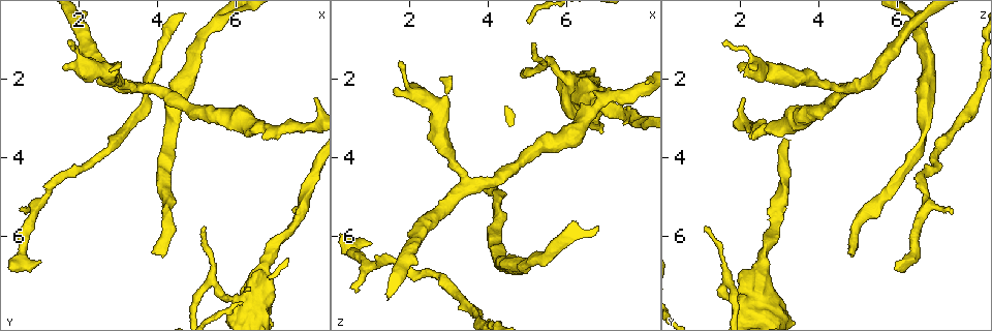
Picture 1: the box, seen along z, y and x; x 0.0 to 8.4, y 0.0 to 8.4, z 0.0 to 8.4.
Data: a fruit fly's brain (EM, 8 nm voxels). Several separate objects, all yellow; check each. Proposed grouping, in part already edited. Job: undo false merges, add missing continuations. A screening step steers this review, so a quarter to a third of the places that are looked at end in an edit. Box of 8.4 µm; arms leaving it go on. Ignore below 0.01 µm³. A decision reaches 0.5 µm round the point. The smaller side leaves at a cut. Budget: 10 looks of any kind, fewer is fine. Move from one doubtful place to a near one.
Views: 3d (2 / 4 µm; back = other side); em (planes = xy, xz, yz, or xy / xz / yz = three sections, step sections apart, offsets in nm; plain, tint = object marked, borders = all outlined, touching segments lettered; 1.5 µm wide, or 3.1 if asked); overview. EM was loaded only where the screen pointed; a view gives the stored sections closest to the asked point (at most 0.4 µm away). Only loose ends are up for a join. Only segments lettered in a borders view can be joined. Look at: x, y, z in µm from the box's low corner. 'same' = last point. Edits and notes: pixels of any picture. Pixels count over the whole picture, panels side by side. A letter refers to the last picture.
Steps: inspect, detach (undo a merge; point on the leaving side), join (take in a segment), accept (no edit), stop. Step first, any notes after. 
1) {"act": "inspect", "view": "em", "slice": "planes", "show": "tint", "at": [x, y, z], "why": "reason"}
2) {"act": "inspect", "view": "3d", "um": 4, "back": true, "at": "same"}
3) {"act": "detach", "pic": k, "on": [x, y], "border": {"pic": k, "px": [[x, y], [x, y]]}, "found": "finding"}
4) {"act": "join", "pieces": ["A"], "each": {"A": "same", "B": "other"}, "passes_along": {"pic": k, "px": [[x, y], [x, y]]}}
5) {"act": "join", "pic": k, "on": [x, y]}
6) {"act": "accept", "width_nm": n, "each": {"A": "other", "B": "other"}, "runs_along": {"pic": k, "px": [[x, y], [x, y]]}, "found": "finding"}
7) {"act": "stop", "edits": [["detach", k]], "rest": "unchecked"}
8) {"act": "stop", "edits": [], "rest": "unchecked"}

{"act": "inspect", "view": "em", "slice": "xy", "step": 8, "show": "tint", "at": [1.00, 6.60, 6.15], "why": "branch stops here"}

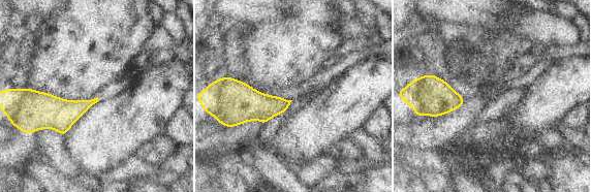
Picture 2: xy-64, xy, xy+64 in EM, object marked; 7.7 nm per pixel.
{"act": "inspect", "view": "em", "slice": "xz", "step": 4, "show": "borders", "at": "same"}

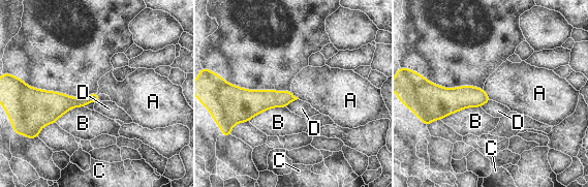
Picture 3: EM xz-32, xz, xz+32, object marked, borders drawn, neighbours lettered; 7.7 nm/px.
{"act": "accept", "each": {"A": "other", "B": "other", "C": "other", "D": "other"}, "found": "no lettered segment goes on from it"}

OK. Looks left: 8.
{"act": "inspect", "view": "3d", "um": 4, "at": [2.75, 1.75, 1.95], "why": "free end"}

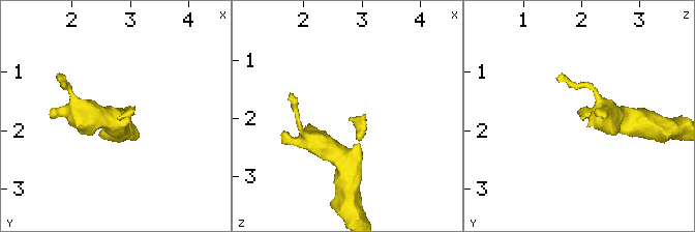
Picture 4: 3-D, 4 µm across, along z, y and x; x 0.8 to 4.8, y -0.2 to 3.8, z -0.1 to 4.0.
{"act": "inspect", "view": "em", "slice": "planes", "show": "borders", "at": [2.75, 1.80, 2.00], "why": "shape alone is not enough"}

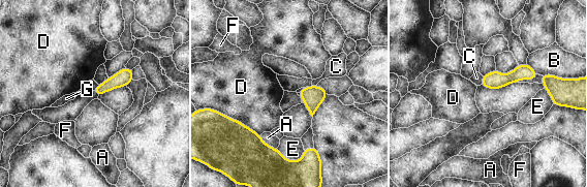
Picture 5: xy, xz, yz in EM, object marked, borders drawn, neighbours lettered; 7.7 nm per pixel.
{"act": "accept", "longest_contact_nm": ["D", 360], "each": {"A": "other", "B": "other", "C": "other", "D": "other", "E": "other", "F": "other", "G": "other"}, "found": "no lettered segment goes on from it"}

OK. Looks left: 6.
{"act": "inspect", "view": "em", "slice": "planes", "show": "borders", "at": [3.85, 6.40, 4.80], "why": "branch stops here"}

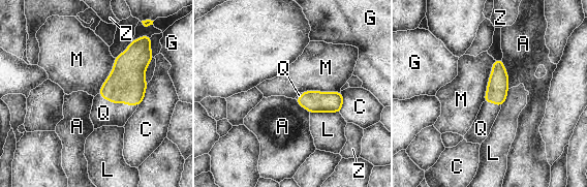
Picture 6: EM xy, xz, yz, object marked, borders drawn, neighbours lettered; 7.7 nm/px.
{"act": "join", "pieces": ["Q"], "each": {"A": "other", "C": "other", "G": "other", "L": "other", "M": "other", "Q": "same", "Z": "other"}, "passes_along": {"pic": 6, "px": [[126, 84], [118, 102], [103, 113]]}, "found": "the neuron continues"}

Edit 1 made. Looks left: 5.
{"act": "inspect", "view": "overview"}

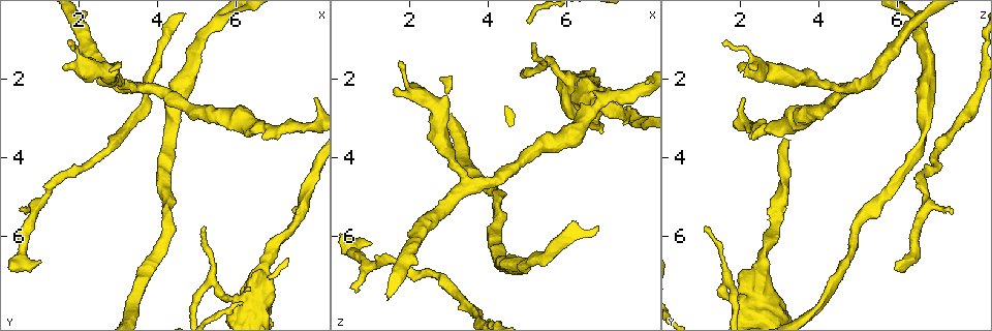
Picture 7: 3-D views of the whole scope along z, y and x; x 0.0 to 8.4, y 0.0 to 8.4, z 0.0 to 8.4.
{"act": "inspect", "view": "3d", "um": 4, "at": [5.25, 5.85, 1.05], "why": "thin end"}

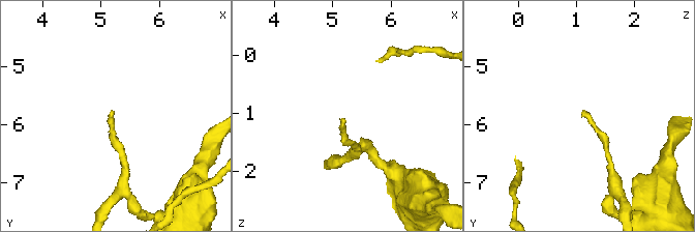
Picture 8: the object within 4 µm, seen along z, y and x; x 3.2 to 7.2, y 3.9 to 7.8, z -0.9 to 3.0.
{"act": "inspect", "view": "em", "slice": "xy", "step": 8, "show": "tint", "at": [5.20, 5.80, 1.05], "why": "now the EM"}

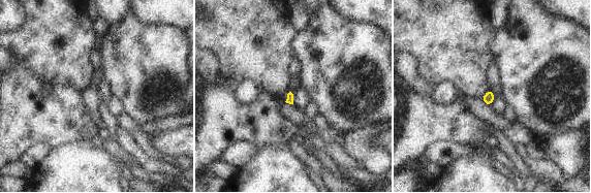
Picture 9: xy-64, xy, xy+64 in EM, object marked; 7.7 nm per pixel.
{"act": "inspect", "view": "em", "slice": "planes", "show": "borders", "at": "same", "why": "cut it another way"}

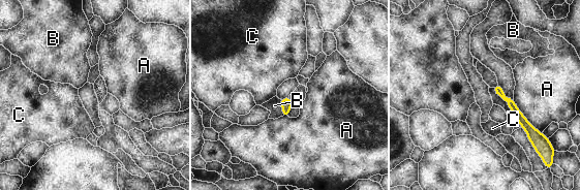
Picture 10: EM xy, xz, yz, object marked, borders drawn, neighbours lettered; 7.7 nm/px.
{"act": "accept", "each": {"A": "other", "B": "other", "C": "other"}, "border": {"pic": 10, "px": [[279, 99], [282, 116]]}, "found": "none of them fits"}

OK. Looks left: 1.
{"act": "stop", "edits": [["join", 6]], "rest": "unchecked"}

